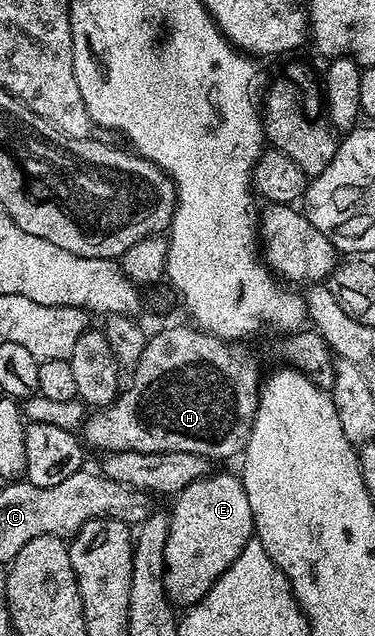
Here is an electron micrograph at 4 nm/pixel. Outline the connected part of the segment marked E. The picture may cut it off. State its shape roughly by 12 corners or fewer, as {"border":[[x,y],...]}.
{"border":[[207,475],[169,512],[165,589],[192,606],[254,539],[236,475]]}

